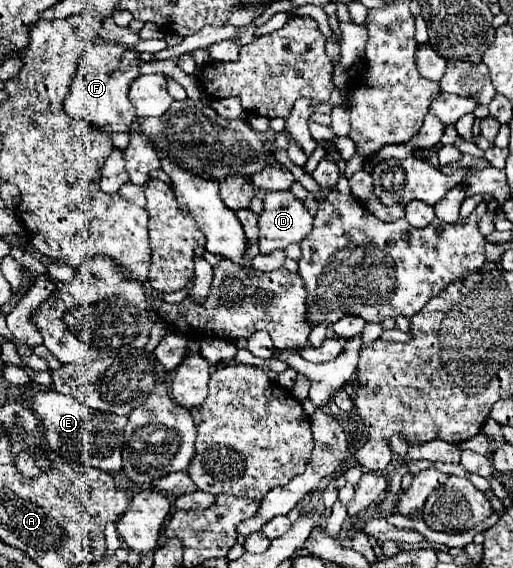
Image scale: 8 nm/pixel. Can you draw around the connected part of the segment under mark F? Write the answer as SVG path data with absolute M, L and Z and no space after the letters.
M98 42L80 56L76 76L70 84L70 92L64 98L64 110L74 118L92 122L100 130L106 130L110 136L114 134L114 130L128 132L136 118L134 106L128 100L128 90L138 76L140 76L138 52L122 44Z

